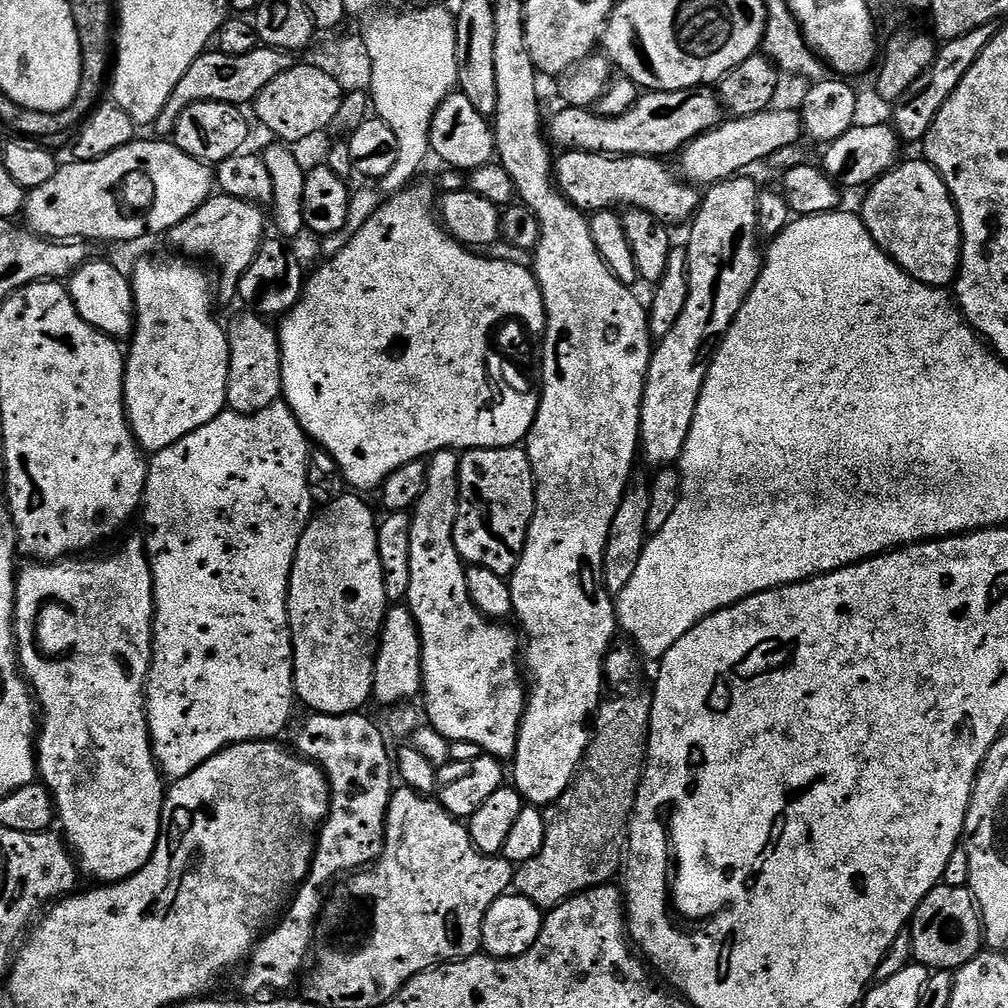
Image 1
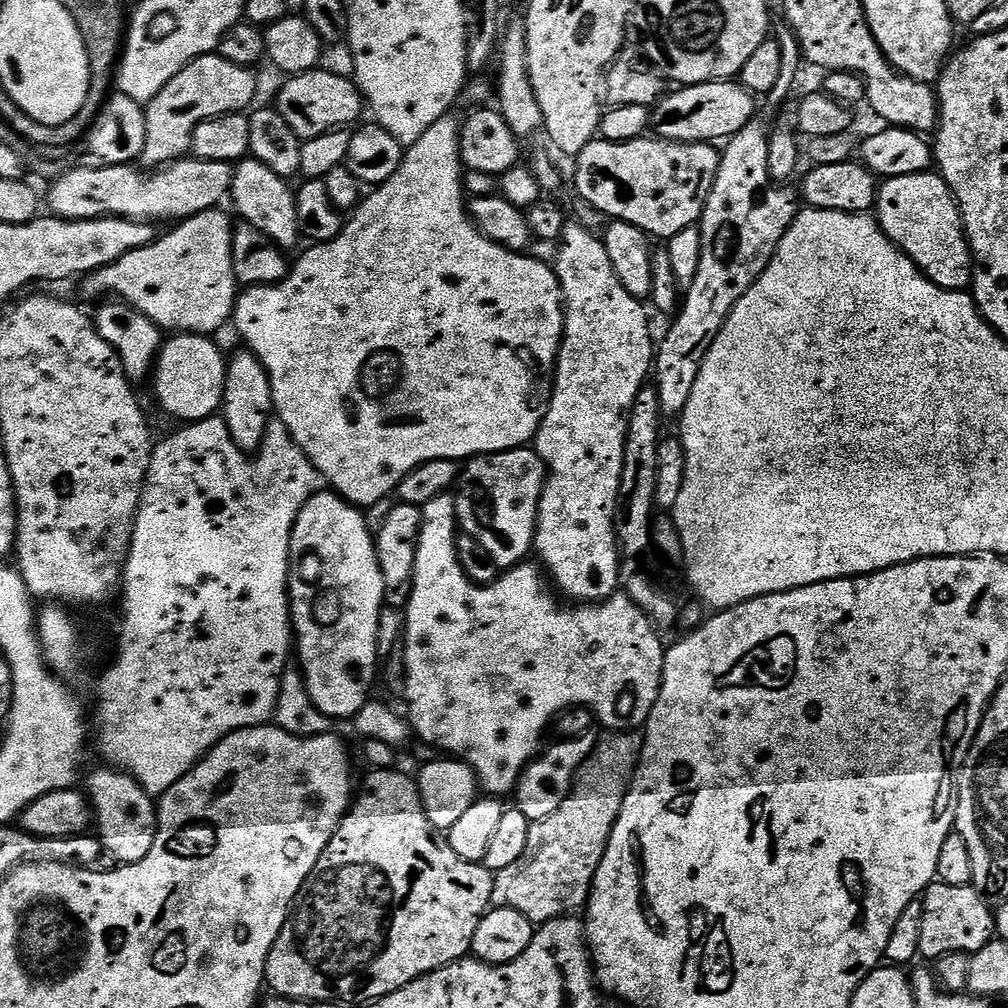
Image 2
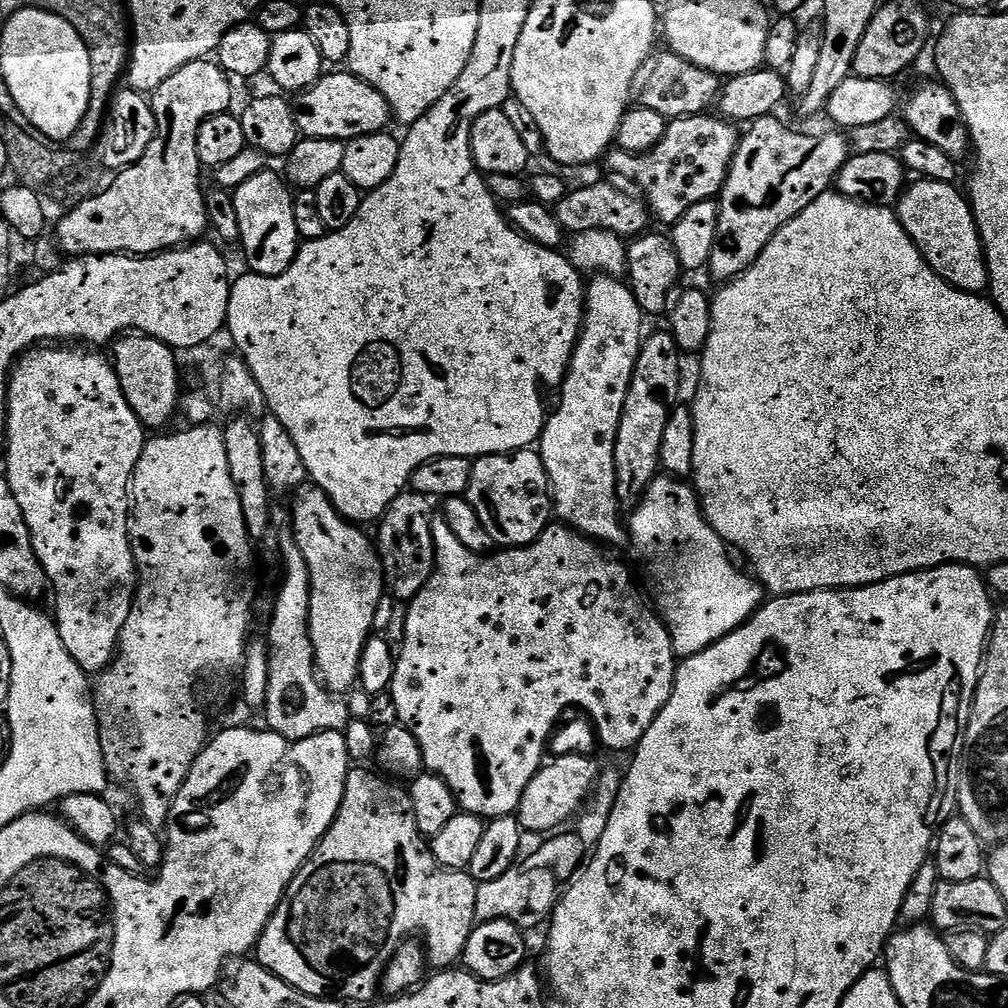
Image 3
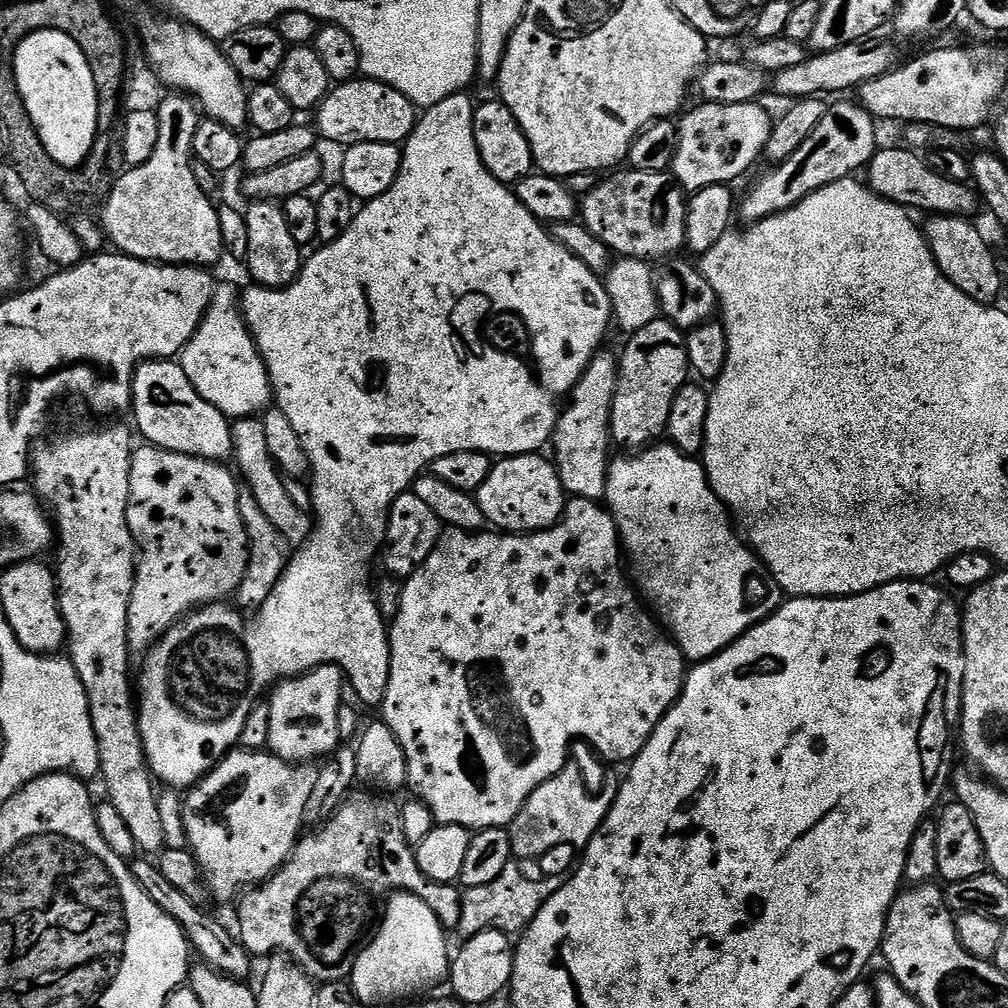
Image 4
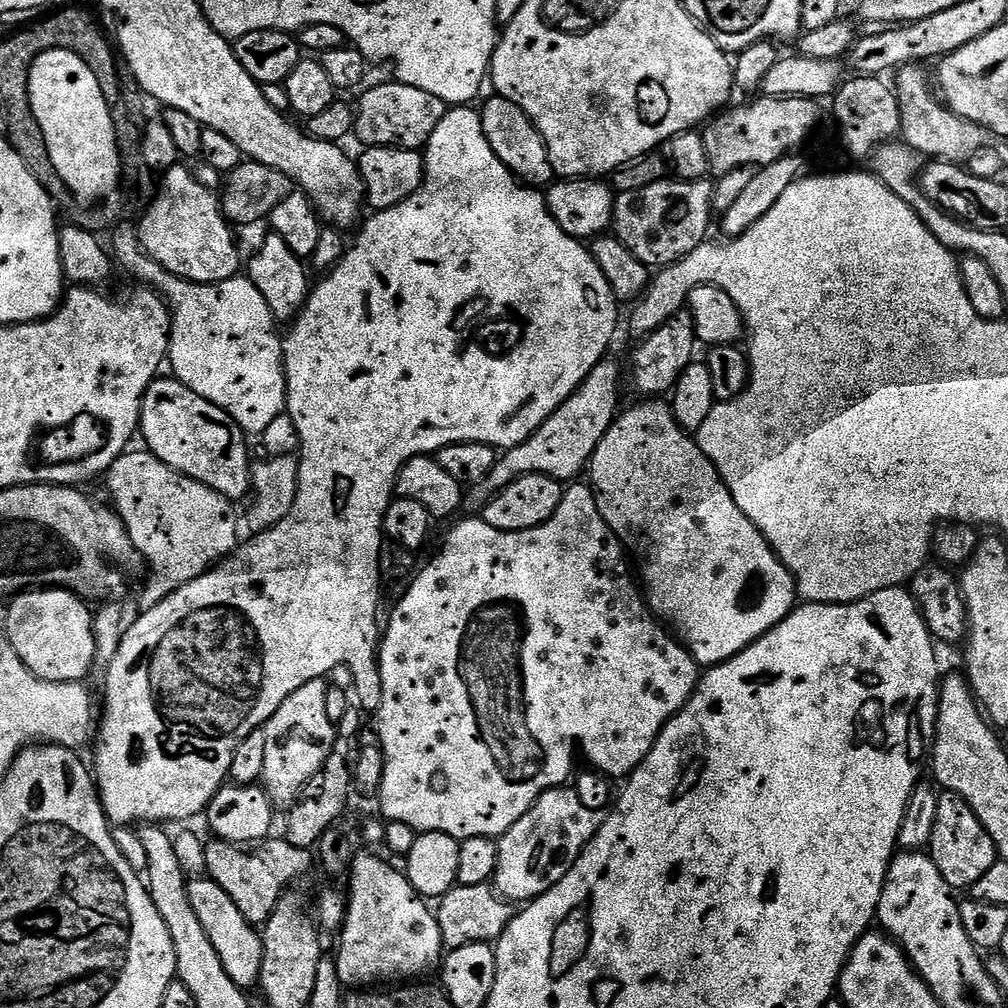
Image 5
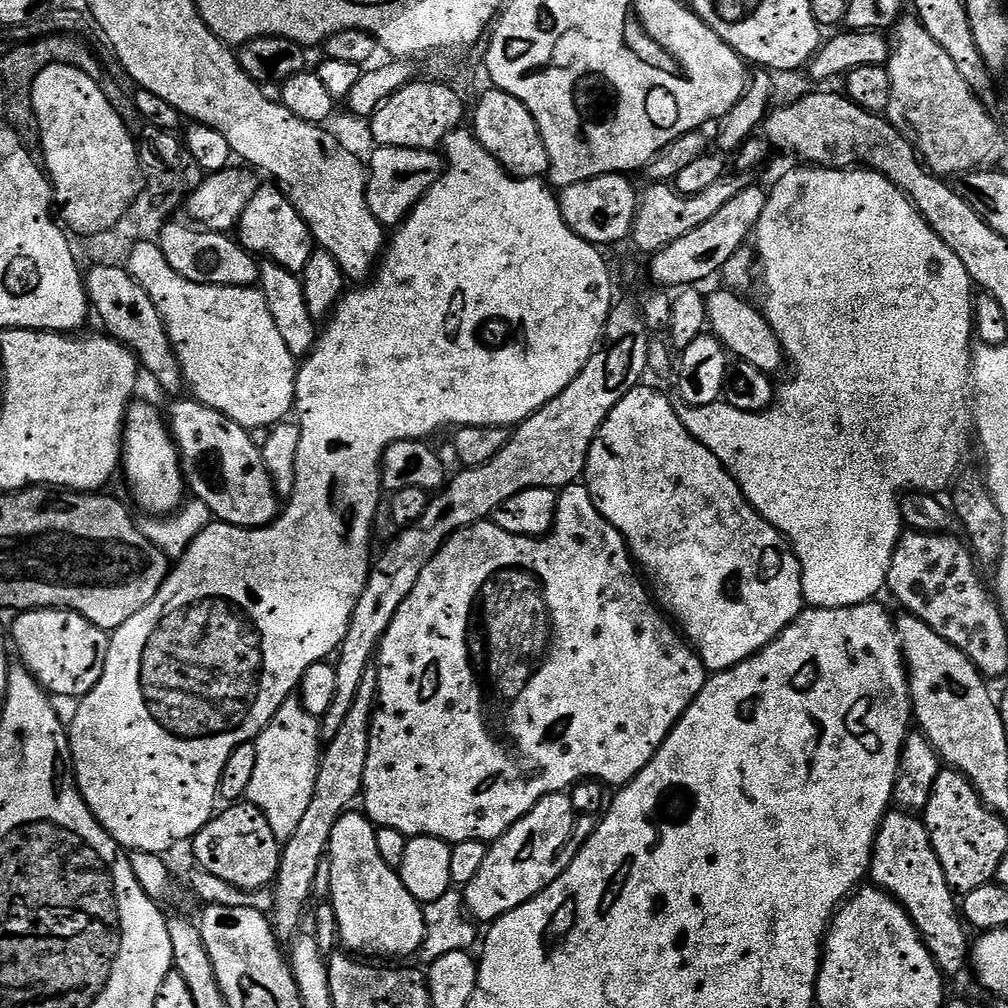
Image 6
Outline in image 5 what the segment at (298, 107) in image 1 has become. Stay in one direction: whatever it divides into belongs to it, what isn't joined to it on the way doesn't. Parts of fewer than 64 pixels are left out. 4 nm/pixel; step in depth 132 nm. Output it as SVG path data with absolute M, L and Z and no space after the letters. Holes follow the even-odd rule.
M399 82L392 84L376 84L354 108L354 136L361 140L361 145L378 148L406 148L409 150L423 149L428 143L428 136L438 126L441 118L447 114L449 105L444 103L443 96L434 98L414 86L406 86Z

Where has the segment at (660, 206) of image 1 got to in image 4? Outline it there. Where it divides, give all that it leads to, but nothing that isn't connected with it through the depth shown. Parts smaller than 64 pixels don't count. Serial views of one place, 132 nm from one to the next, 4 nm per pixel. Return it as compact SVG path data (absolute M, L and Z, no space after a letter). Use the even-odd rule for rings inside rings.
M700 102L697 105L697 108L689 107L679 117L676 154L670 165L672 175L688 194L702 190L706 186L731 185L732 180L746 175L748 168L755 166L756 159L764 156L764 148L770 142L774 123L774 116L771 116L760 102L751 104Z

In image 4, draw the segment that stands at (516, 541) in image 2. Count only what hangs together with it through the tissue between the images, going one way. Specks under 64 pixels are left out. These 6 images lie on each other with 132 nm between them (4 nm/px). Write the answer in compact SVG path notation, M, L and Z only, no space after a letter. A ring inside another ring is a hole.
M544 454L506 456L497 459L490 470L490 478L474 493L485 521L493 529L517 534L541 532L560 521L564 514L566 493L560 481L560 471Z

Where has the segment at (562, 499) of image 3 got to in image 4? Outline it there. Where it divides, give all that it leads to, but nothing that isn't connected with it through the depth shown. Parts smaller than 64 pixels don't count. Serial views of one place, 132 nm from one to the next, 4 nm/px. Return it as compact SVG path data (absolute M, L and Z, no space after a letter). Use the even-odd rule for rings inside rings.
M607 350L597 352L596 357L590 362L588 369L581 374L580 381L570 393L572 405L565 412L563 409L559 413L554 433L554 445L556 444L554 463L560 471L560 481L569 497L597 502L605 499L604 492L610 463L608 423L619 377L620 365L617 357L611 356Z

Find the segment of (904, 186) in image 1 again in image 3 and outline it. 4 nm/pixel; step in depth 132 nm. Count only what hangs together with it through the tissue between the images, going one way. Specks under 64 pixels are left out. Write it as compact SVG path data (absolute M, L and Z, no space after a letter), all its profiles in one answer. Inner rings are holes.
M923 178L909 183L898 201L898 215L906 234L918 246L922 258L934 269L947 284L952 284L959 292L983 293L988 288L988 263L984 260L984 243L980 240L980 231L972 213L972 205L956 184L943 184Z

